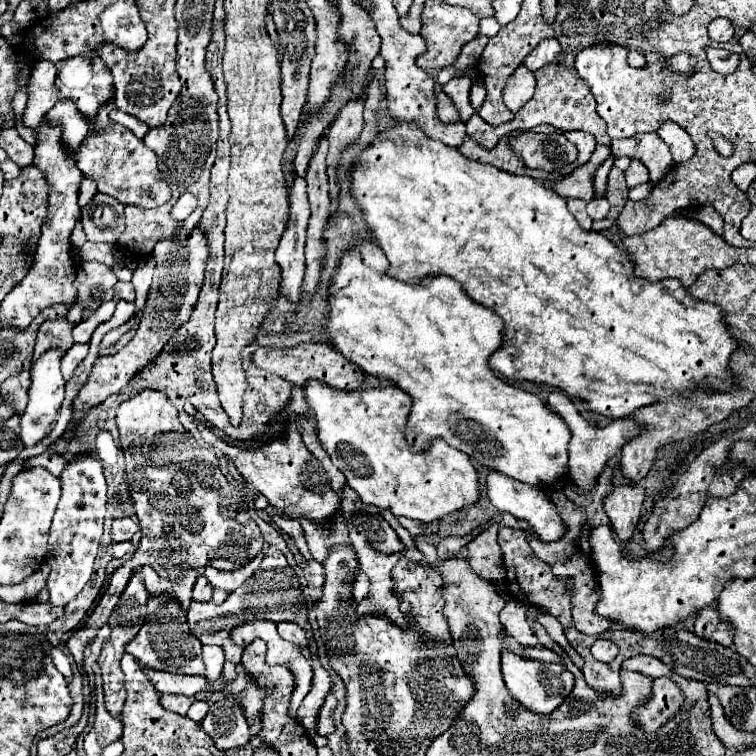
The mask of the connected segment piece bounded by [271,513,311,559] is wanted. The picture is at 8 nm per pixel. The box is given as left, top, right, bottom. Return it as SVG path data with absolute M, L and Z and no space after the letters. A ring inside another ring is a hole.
M271 513L271 519L273 519L273 523L275 523L283 533L287 534L293 540L293 543L297 545L297 549L301 551L301 555L303 555L305 559L311 559L311 555L309 555L309 551L307 551L305 537L303 537L301 523L299 523L299 521L295 521L295 519L277 517L275 513Z

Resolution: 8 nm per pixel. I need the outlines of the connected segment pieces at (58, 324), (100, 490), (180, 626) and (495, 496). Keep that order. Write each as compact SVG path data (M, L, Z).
M61 317L61 319L55 319L55 321L45 321L39 329L39 335L37 335L35 357L49 351L51 347L61 349L63 353L69 351L71 345L75 343L73 335L71 335L73 327L75 327L75 323L71 323L67 317Z
M79 455L61 473L61 487L63 487L63 493L51 523L45 561L51 565L51 573L47 581L47 589L51 595L49 601L53 605L65 607L87 585L93 573L95 555L103 535L107 485L101 469L101 461L95 455Z
M151 597L147 603L147 619L137 633L137 637L127 645L127 651L137 659L141 667L153 671L169 671L169 673L185 673L185 675L203 675L205 665L201 659L201 641L193 637L189 631L185 613L173 605L173 601L157 601Z
M489 471L487 475L487 495L489 495L489 501L503 513L511 513L515 519L519 521L527 521L531 533L543 541L543 543L551 543L551 541L557 541L563 537L563 533L567 531L565 529L565 523L561 521L561 515L557 511L557 505L553 499L549 499L549 495L541 489L541 487L531 487L531 485L525 485L521 481L513 481L511 477L503 477L501 473L493 473Z

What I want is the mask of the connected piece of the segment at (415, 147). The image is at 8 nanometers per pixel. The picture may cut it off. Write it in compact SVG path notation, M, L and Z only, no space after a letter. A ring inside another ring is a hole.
M401 123L391 127L389 131L379 133L375 143L367 147L359 159L359 163L353 169L351 179L351 193L355 201L363 207L365 221L371 227L373 235L377 237L379 247L387 255L391 269L389 275L405 281L405 283L417 283L421 277L435 277L435 275L449 275L451 279L459 281L461 287L473 295L473 299L489 309L493 309L503 321L505 321L505 339L503 347L493 353L489 359L489 365L495 373L513 379L513 381L531 381L537 385L549 385L553 389L561 389L567 395L573 395L581 401L589 403L589 411L609 417L609 419L625 419L629 413L637 411L639 407L647 407L653 403L659 403L669 393L685 393L685 391L719 391L727 393L735 385L735 375L729 371L731 355L741 347L741 343L729 333L729 327L723 319L721 307L707 301L697 301L691 297L689 289L685 289L677 279L665 279L665 281L645 281L633 273L633 263L617 249L607 237L595 231L585 231L577 219L569 213L567 201L553 193L553 189L547 189L543 183L531 177L519 177L505 173L501 169L495 169L491 165L483 165L471 159L465 159L457 149L447 147L441 141L429 139L423 131L419 131L415 125Z

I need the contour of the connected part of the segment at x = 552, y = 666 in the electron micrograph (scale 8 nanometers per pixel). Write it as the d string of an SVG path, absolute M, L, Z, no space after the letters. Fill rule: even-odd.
M503 635L503 641L509 641L513 645L513 649L521 649L521 653L525 653L525 657L535 659L535 661L533 659L523 659L521 655L515 655L509 645L503 647L505 683L507 683L507 689L511 691L511 695L517 701L521 701L521 705L525 705L527 709L537 711L541 715L549 715L551 711L555 711L573 689L573 673L563 663L543 663L543 661L547 661L547 649L545 647L523 649L521 645L517 645L513 641L513 637L507 637L507 635Z

